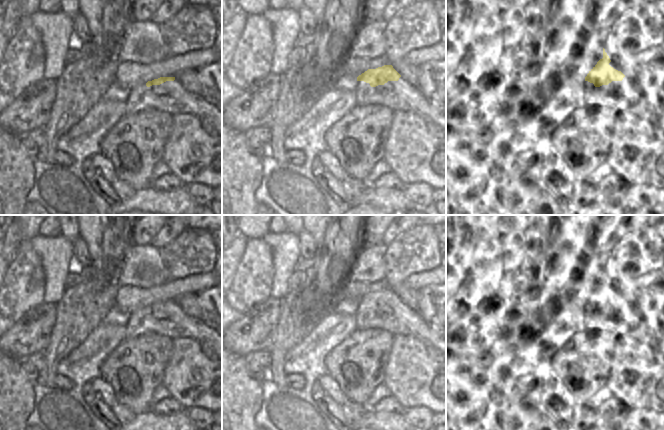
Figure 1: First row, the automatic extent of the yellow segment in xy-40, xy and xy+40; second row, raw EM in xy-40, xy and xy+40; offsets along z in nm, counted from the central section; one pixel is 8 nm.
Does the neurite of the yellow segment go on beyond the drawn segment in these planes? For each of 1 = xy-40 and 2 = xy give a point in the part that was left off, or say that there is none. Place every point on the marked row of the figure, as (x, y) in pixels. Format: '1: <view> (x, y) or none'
1: none
2: none

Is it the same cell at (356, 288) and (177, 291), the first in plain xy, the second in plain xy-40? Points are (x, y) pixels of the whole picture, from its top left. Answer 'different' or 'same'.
same

